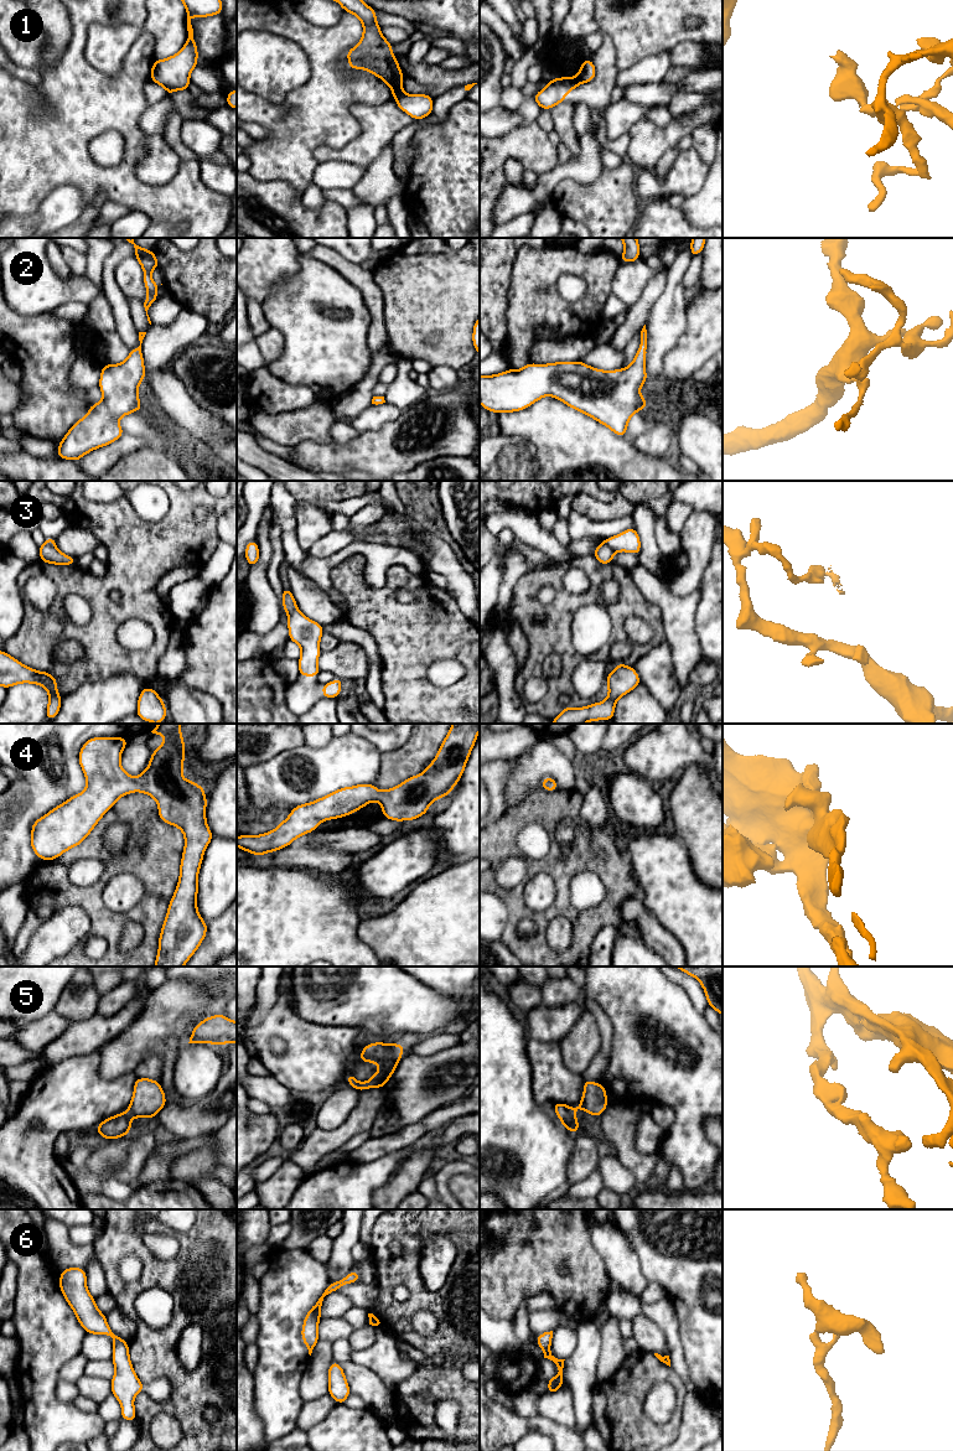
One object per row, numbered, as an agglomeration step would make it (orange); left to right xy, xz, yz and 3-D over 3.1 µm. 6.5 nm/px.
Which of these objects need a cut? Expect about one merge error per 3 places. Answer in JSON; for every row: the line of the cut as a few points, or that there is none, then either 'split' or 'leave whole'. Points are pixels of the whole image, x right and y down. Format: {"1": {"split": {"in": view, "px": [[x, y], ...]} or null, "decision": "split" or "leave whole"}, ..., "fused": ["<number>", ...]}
{"1": {"split": {"in": "xz", "px": [[403, 93], [395, 99]]}, "decision": "split"}, "2": {"split": null, "decision": "leave whole"}, "3": {"split": {"in": "yz", "px": [[604, 542], [614, 552]]}, "decision": "split"}, "4": {"split": null, "decision": "leave whole"}, "5": {"split": null, "decision": "leave whole"}, "6": {"split": null, "decision": "leave whole"}, "fused": ["1", "3"]}

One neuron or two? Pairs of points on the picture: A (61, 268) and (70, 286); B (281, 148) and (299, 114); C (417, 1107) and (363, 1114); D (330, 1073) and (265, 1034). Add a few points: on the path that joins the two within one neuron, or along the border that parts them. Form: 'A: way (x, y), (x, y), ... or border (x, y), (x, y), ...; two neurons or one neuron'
A: border (47, 257), (60, 275), (72, 274); two neurons
B: way (290, 139), (295, 134), (299, 123); one neuron
C: border (384, 1087), (386, 1100), (368, 1131); two neurons
D: way (314, 1057), (289, 1032), (281, 1032); one neuron

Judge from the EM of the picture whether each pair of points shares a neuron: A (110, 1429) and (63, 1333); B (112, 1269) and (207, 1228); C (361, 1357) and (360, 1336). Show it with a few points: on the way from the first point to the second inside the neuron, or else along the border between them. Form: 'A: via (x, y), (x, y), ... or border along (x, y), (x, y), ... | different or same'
A: border along (107, 1423), (103, 1433) | different
B: via (133, 1286), (155, 1274), (170, 1274), (188, 1255) | same
C: border along (374, 1326), (374, 1342), (364, 1350), (352, 1351) | different

